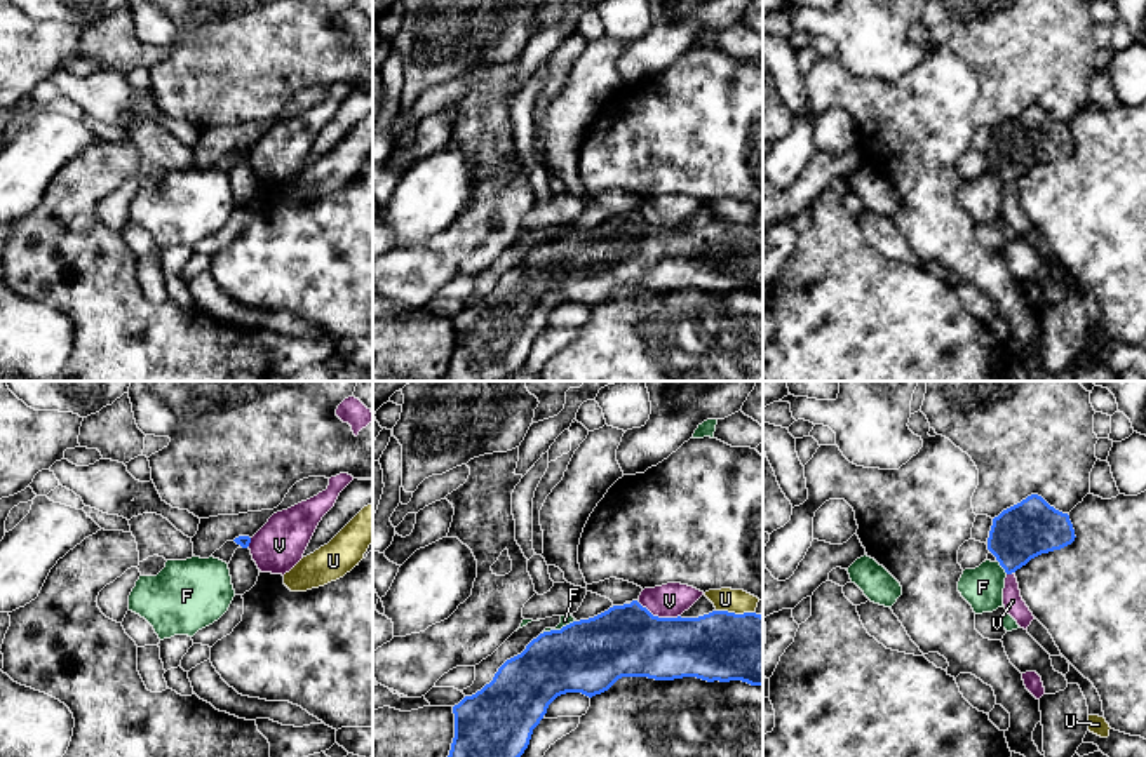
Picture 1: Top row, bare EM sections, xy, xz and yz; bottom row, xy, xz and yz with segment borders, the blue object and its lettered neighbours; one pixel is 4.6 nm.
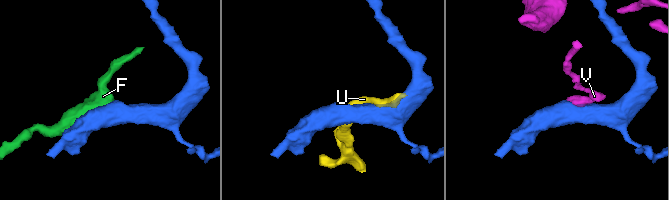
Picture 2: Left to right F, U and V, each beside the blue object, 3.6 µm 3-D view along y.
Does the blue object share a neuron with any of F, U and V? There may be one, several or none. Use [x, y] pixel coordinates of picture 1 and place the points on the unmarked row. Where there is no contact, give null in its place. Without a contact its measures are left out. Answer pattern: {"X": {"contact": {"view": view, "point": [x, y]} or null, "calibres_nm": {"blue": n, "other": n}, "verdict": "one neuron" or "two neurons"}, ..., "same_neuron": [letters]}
{"F": {"contact": {"view": "xz", "point": [558, 241]}, "calibres_nm": {"blue": 340, "other": 50}, "verdict": "two neurons"}, "U": {"contact": {"view": "xz", "point": [734, 223]}, "calibres_nm": {"blue": 320, "other": 110}, "verdict": "two neurons"}, "V": {"contact": {"view": "xz", "point": [657, 227]}, "calibres_nm": {"blue": 340, "other": 160}, "verdict": "two neurons"}, "same_neuron": []}

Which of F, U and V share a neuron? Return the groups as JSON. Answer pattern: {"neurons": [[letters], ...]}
{"neurons": [["F"], ["U"], ["V"]]}

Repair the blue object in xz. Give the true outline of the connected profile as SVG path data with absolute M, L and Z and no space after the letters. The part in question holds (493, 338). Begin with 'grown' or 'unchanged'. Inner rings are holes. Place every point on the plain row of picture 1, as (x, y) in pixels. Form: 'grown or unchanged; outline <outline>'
unchanged; outline M632 211L561 240L543 242L521 265L507 270L489 294L453 317L455 348L442 381L502 381L521 369L533 339L557 306L582 303L592 308L622 287L697 287L763 296L763 226L712 221L698 228L658 228Z

